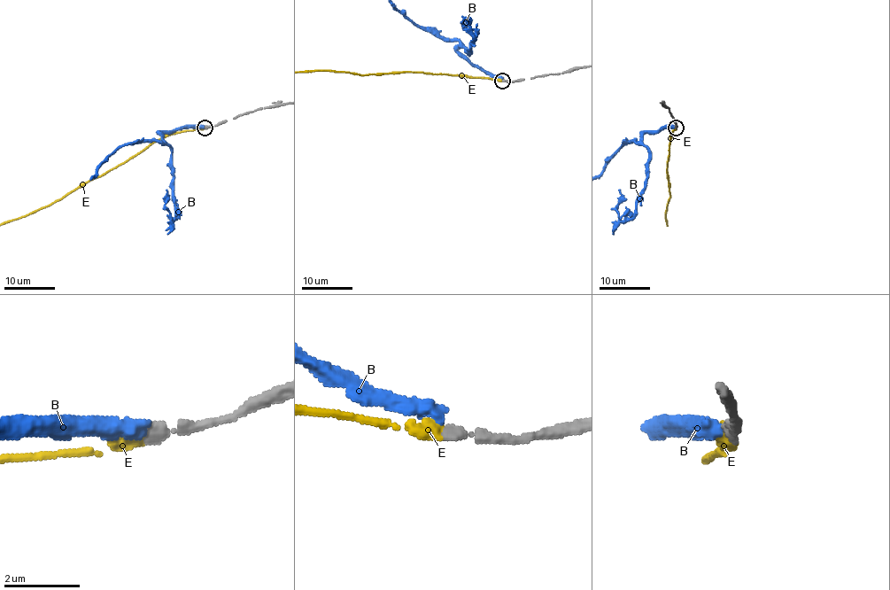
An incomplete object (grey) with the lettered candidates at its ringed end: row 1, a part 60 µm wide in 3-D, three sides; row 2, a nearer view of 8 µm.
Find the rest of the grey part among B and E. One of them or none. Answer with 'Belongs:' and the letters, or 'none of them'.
Belongs: E

